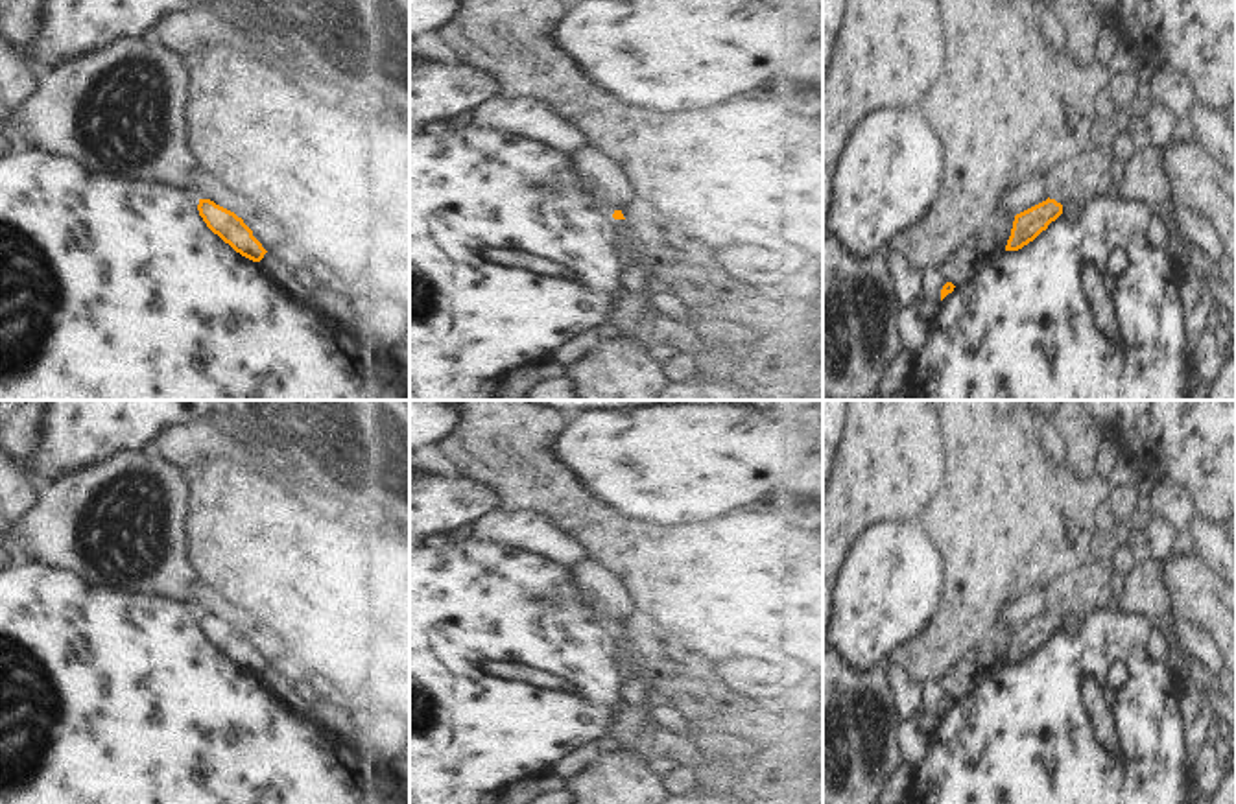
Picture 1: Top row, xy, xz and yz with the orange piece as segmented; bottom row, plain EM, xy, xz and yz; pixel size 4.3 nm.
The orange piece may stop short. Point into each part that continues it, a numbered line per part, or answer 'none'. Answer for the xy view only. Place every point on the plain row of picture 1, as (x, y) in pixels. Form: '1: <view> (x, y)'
none

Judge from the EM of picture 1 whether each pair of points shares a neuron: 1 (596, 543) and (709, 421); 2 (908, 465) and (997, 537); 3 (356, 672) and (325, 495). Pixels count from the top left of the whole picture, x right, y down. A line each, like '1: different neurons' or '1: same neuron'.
1: different neurons
2: different neurons
3: different neurons

